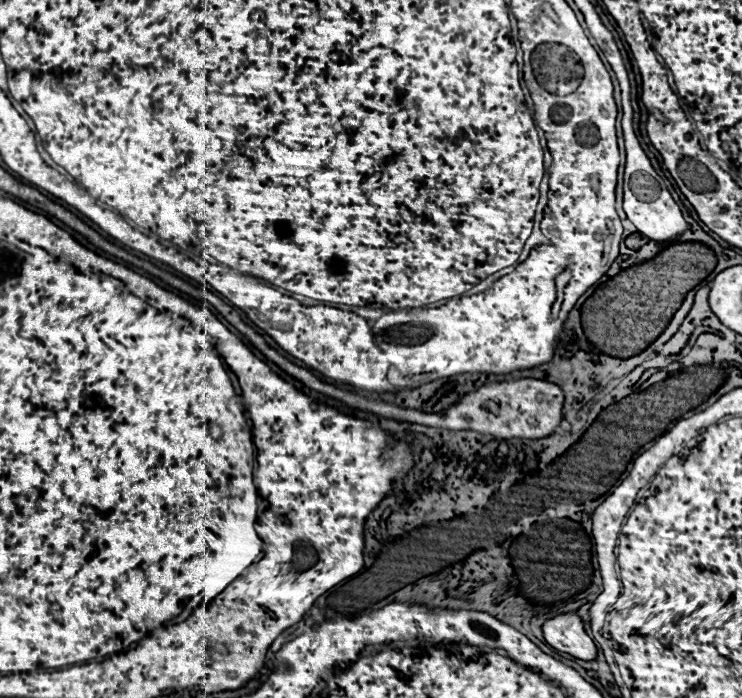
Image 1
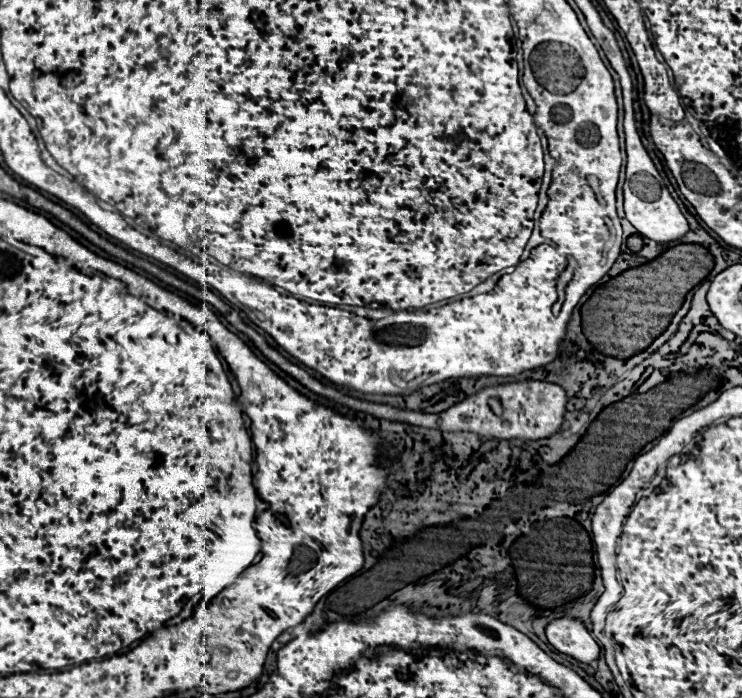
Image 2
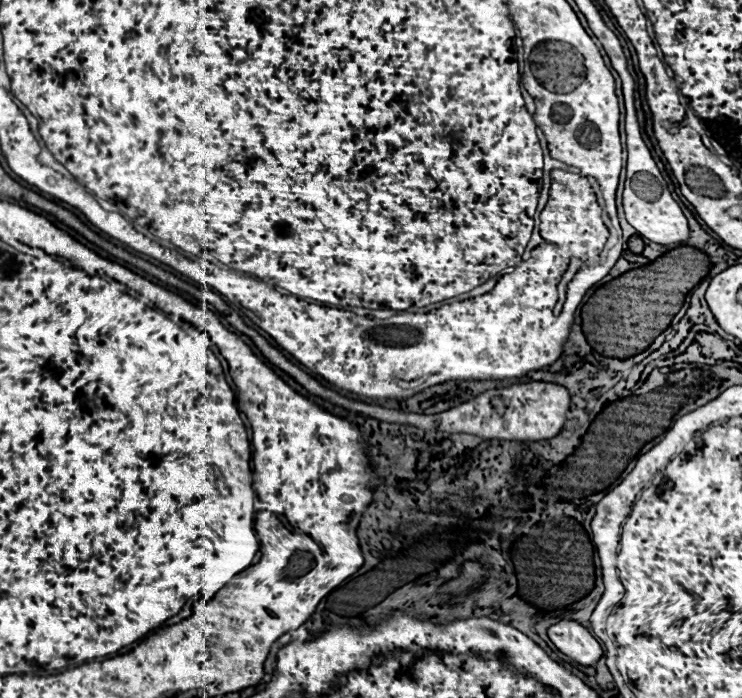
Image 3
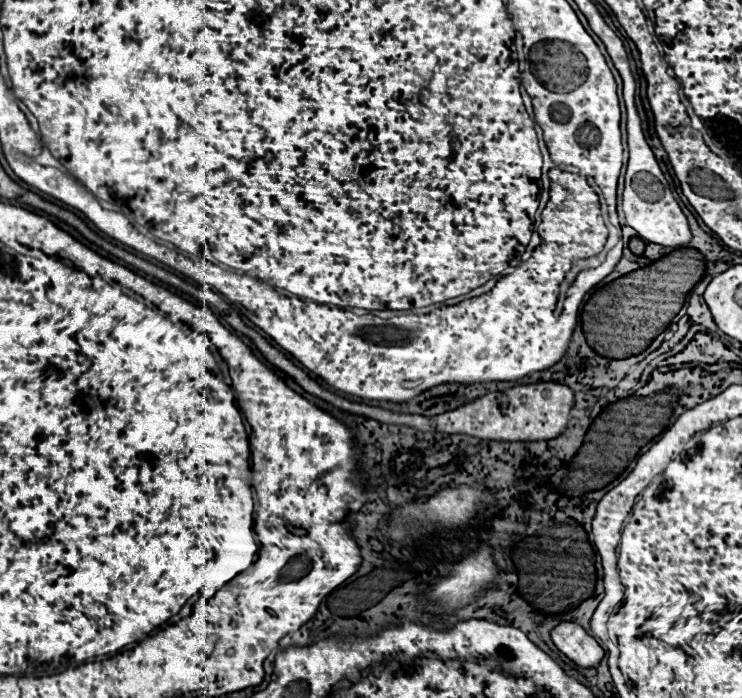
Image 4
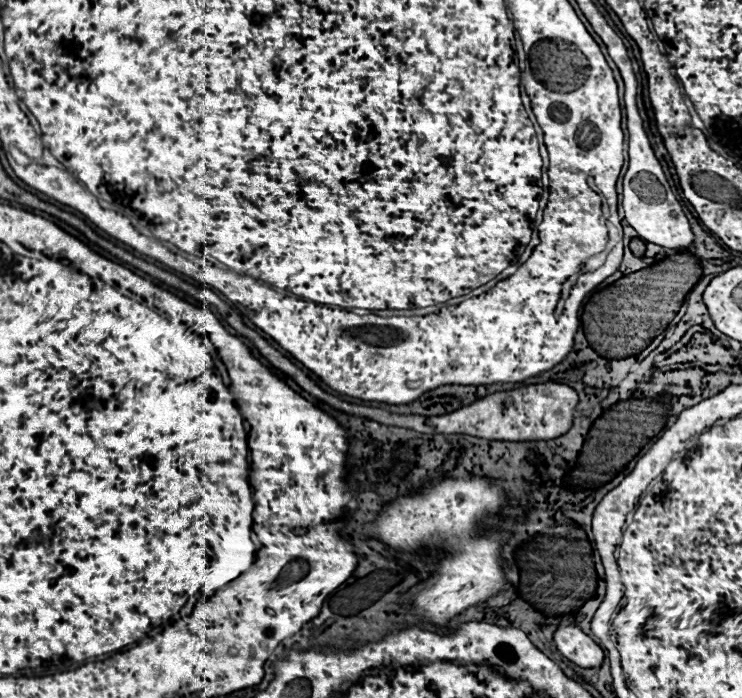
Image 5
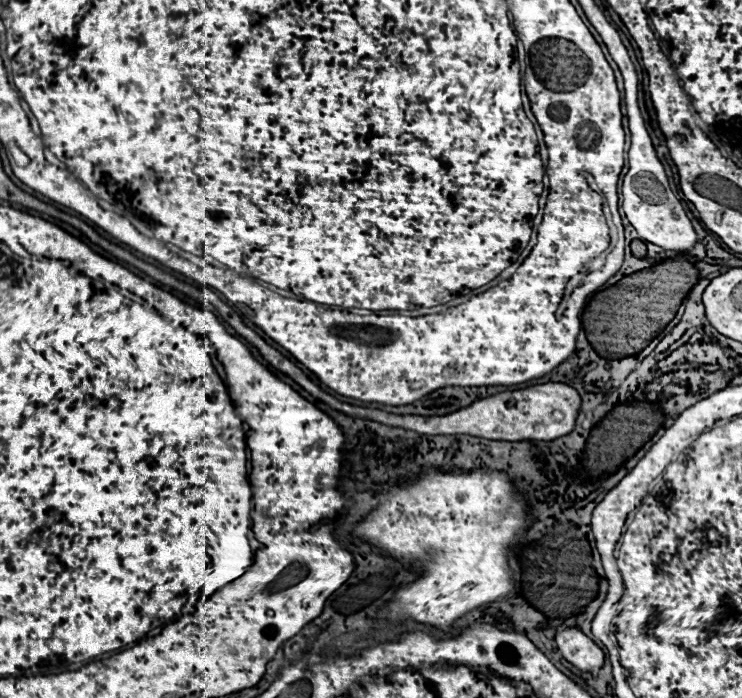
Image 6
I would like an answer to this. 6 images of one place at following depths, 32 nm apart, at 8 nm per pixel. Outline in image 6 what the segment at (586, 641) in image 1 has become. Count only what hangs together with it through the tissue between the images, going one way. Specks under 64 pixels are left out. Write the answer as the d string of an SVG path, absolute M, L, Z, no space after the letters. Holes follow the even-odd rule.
M564 628L556 632L556 646L560 654L580 670L600 670L604 666L604 652L580 628Z

